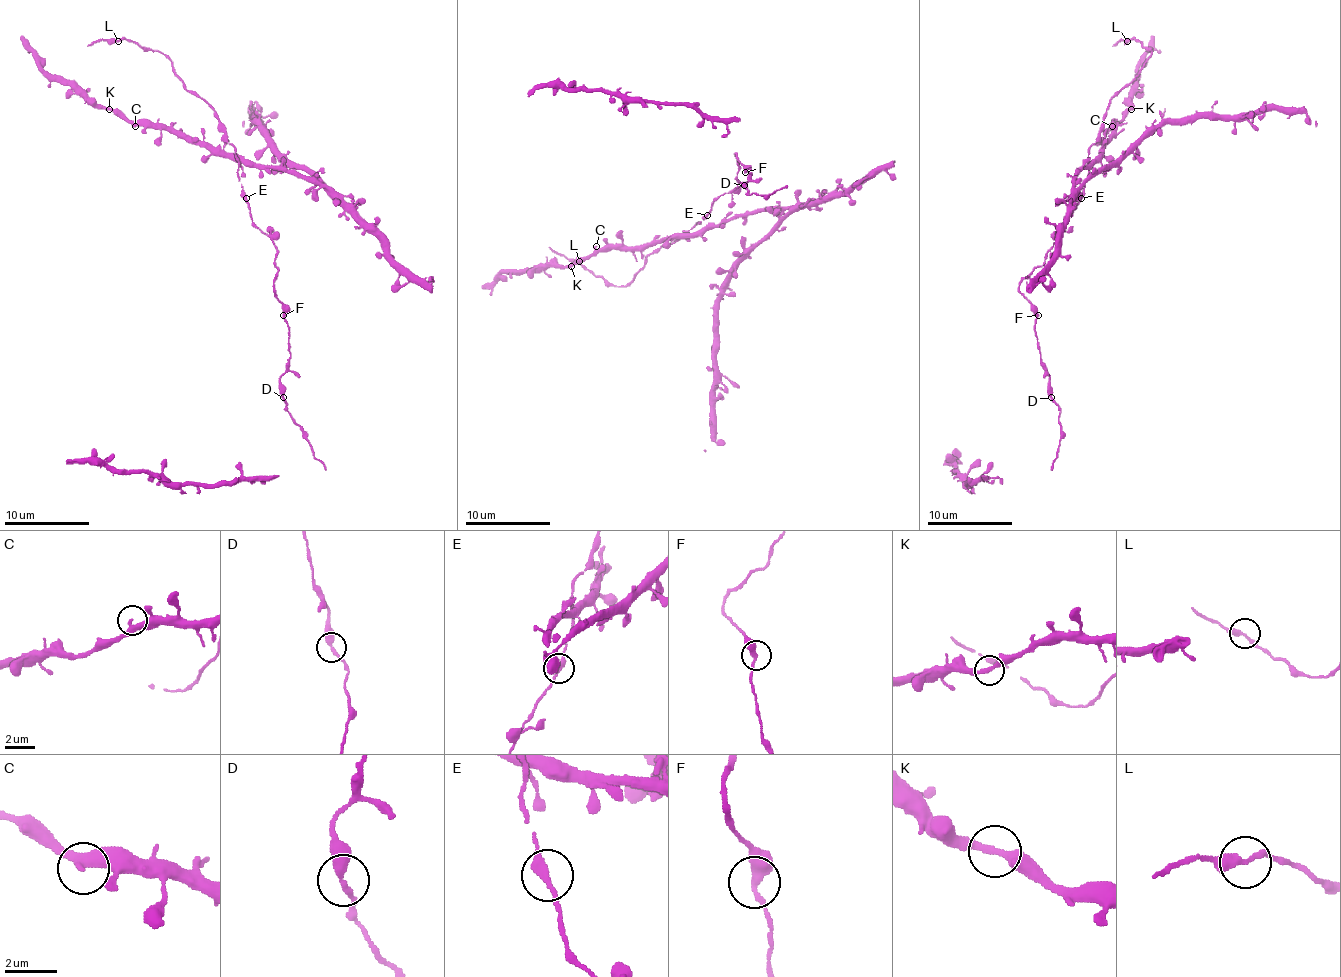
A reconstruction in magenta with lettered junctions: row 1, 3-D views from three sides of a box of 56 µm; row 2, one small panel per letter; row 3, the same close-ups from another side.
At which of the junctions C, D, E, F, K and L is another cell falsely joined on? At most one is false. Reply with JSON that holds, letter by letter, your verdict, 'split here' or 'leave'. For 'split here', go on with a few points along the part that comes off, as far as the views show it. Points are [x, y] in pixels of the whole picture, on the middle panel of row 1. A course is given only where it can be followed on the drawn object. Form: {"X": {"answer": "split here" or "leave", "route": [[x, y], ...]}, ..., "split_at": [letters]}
{"C": {"answer": "leave"}, "D": {"answer": "leave"}, "E": {"answer": "leave"}, "F": {"answer": "leave"}, "K": {"answer": "leave"}, "L": {"answer": "leave"}, "split_at": []}

